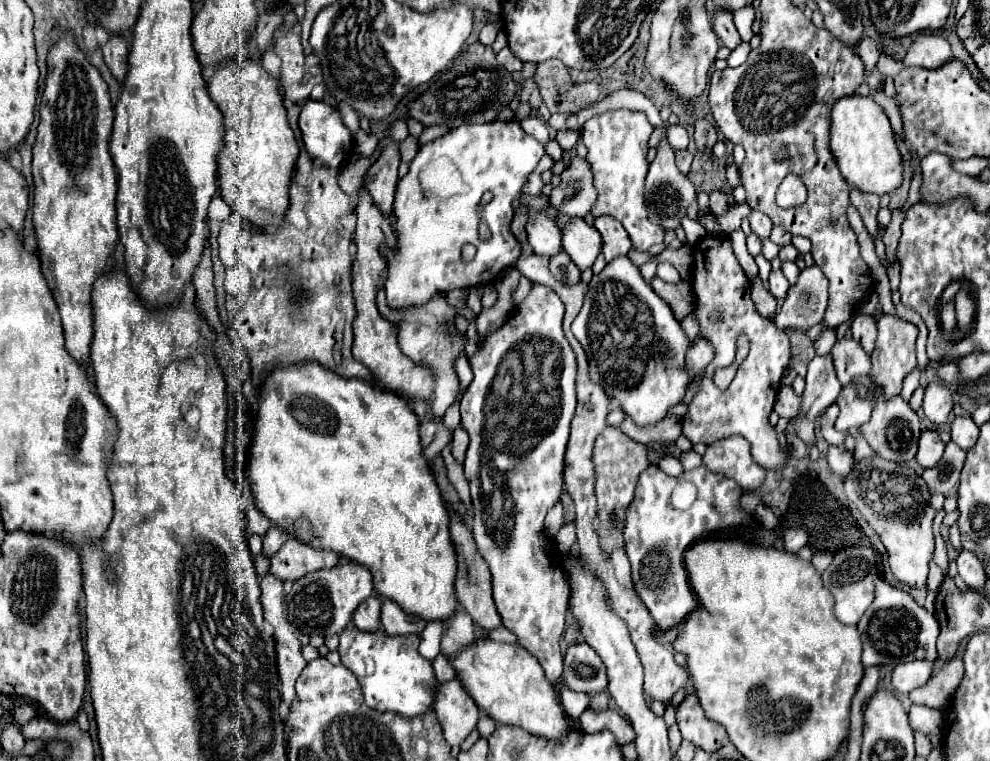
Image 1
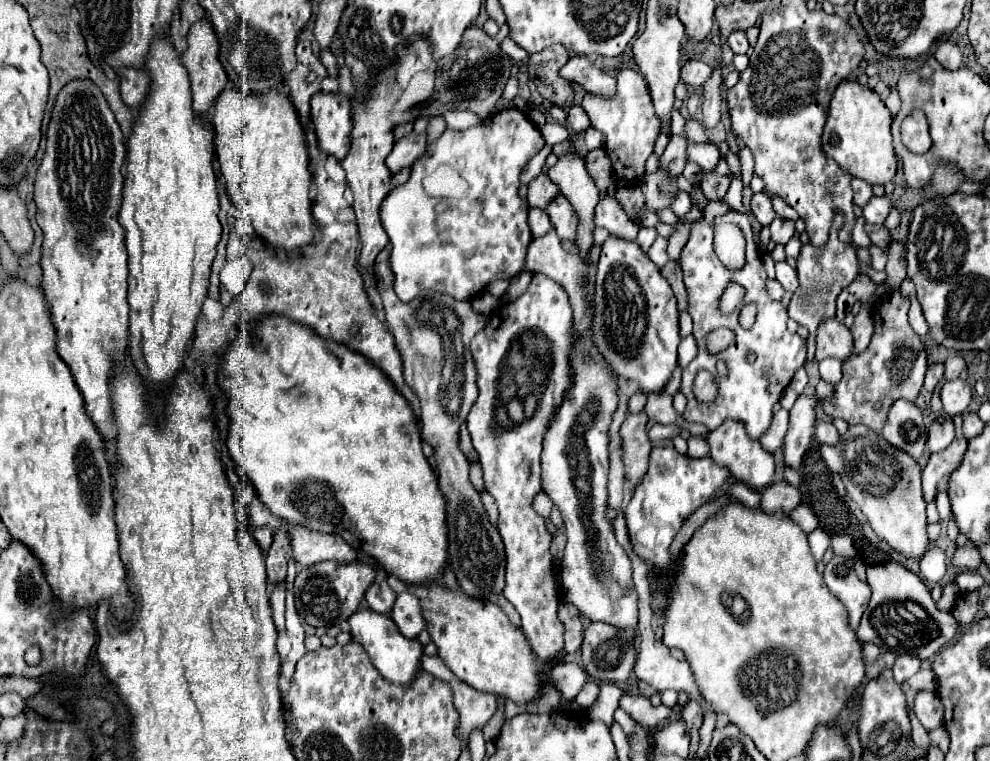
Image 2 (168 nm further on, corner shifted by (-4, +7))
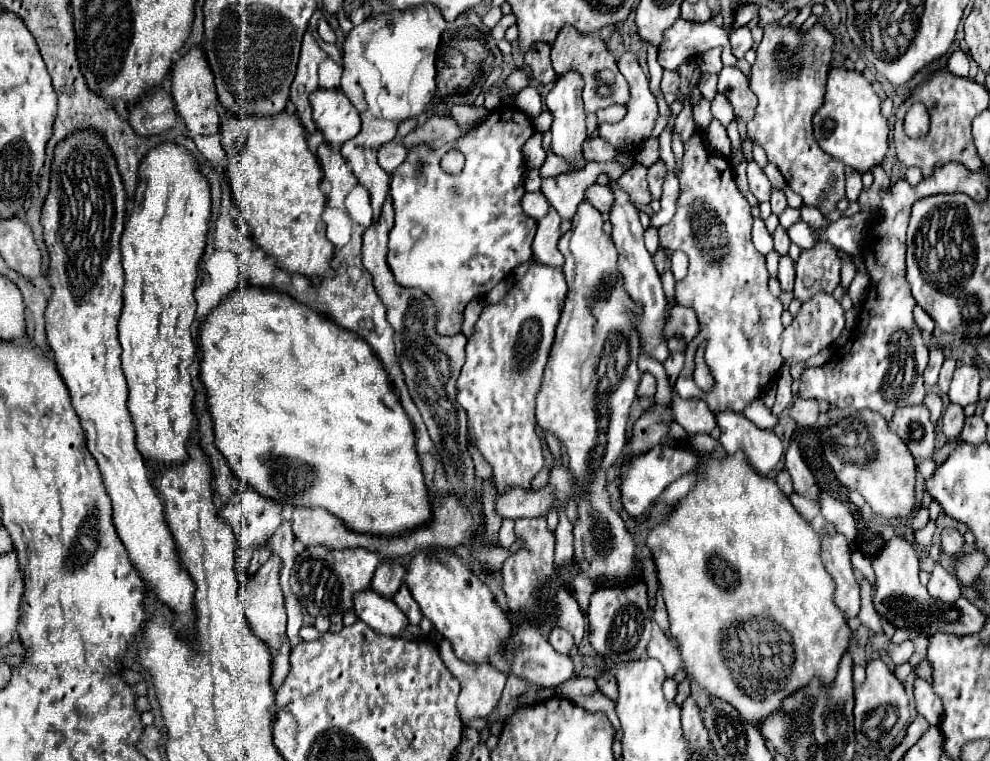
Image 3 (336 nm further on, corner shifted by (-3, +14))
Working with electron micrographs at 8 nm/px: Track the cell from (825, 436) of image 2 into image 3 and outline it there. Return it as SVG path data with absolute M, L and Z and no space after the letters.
M797 398L791 408L789 408L791 418L799 424L799 426L815 426L817 424L817 416L819 416L819 406L815 400L803 400Z

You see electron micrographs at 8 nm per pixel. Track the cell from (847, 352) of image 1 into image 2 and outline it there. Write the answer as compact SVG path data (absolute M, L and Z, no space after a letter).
M836 319L824 321L820 331L816 331L816 359L822 361L826 357L836 357L846 361L854 353L854 339L850 329Z

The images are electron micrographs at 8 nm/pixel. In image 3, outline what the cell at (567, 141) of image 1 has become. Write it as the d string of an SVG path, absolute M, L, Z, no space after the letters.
M609 106L605 110L599 110L599 122L619 122L627 114L625 106Z

